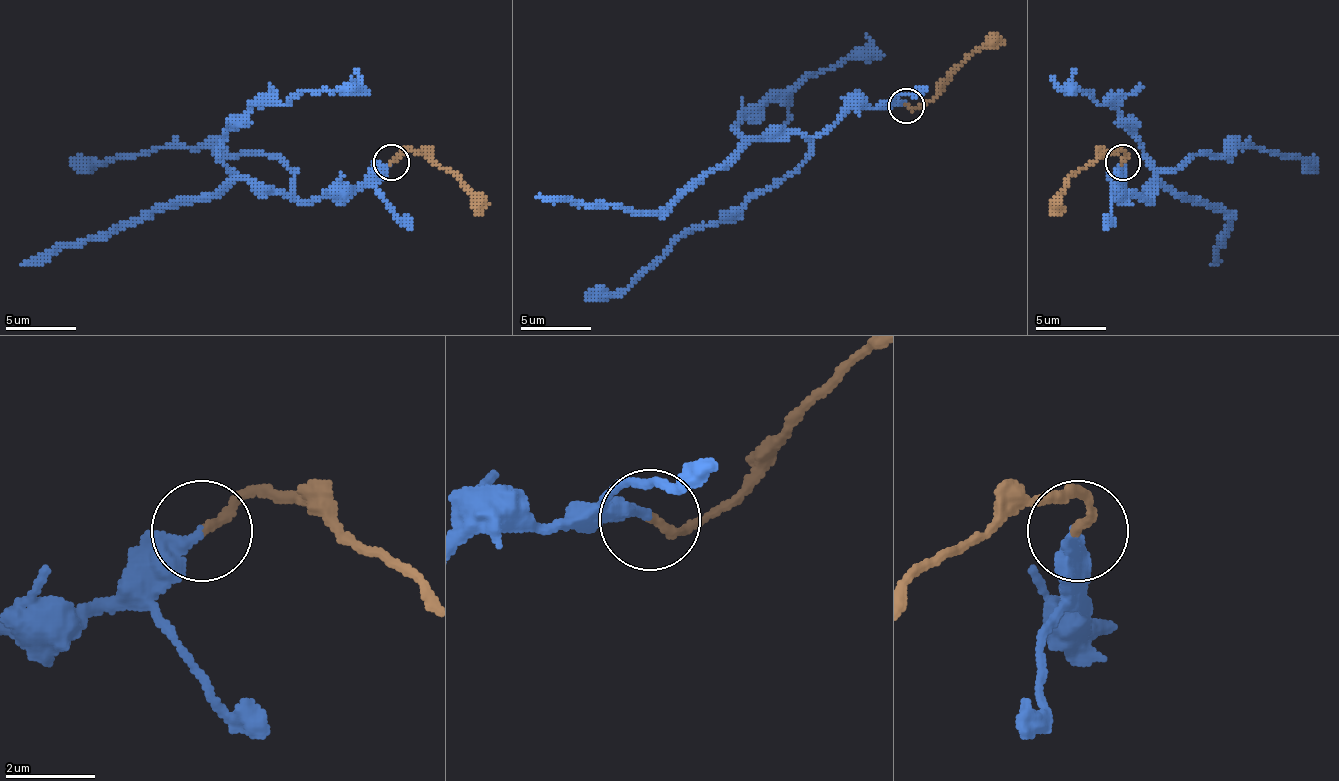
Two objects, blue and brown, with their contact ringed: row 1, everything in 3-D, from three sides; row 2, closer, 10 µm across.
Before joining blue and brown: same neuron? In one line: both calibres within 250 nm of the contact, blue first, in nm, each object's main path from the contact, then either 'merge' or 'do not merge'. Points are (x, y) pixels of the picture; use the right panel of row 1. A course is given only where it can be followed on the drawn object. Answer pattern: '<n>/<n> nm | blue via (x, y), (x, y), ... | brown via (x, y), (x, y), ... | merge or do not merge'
280/200 nm | blue via (1121, 161), (1125, 190), (1150, 200), (1153, 179), (1178, 197), (1203, 200), (1228, 218), (1214, 264) | brown via (1121, 161), (1121, 151), (1104, 151), (1068, 179), (1054, 215) | merge

